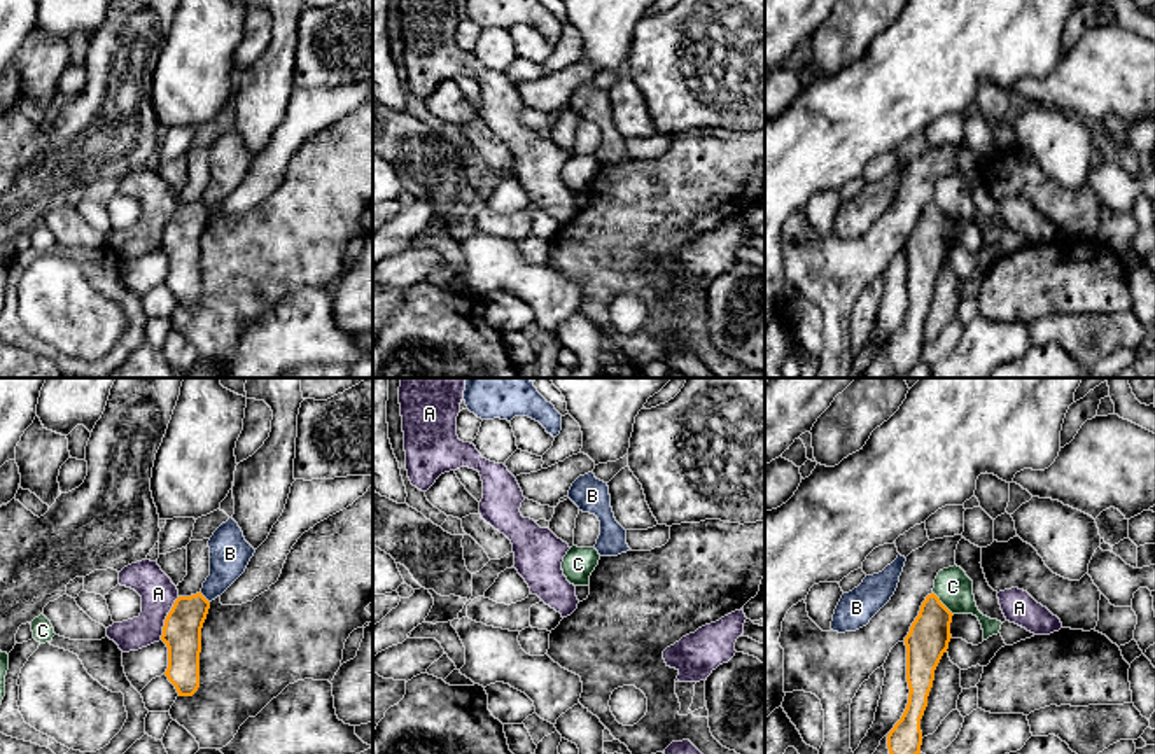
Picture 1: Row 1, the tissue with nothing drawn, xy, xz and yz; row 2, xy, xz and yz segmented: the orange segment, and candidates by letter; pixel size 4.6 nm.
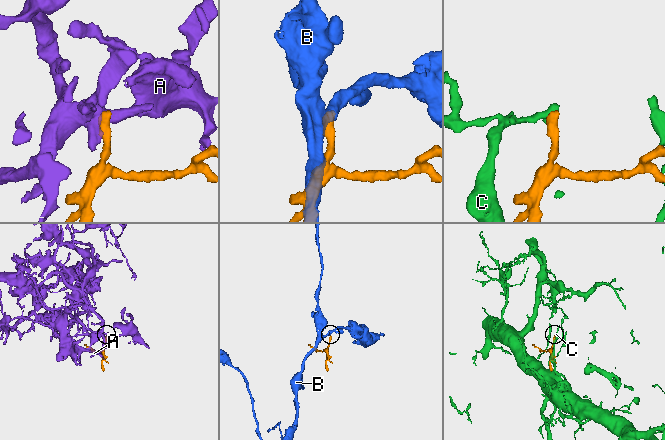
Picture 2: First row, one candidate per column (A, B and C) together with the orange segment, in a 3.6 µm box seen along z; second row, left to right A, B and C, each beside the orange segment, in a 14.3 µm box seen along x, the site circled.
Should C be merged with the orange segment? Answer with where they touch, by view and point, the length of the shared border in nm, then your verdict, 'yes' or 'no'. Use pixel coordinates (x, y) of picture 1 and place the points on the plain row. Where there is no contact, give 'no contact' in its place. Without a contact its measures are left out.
yz (942, 212) | 140 nm | no

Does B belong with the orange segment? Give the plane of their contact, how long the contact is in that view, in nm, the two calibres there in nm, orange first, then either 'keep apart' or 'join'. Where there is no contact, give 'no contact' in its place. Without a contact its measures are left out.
xy | 70 nm | 180/190 nm | keep apart

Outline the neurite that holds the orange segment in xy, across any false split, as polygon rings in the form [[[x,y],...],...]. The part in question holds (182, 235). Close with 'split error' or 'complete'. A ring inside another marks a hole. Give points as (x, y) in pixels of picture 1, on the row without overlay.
[[[200,201],[178,205],[168,220],[161,248],[168,255],[164,283],[178,304],[192,304],[200,296],[201,236],[210,210]]] | complete

